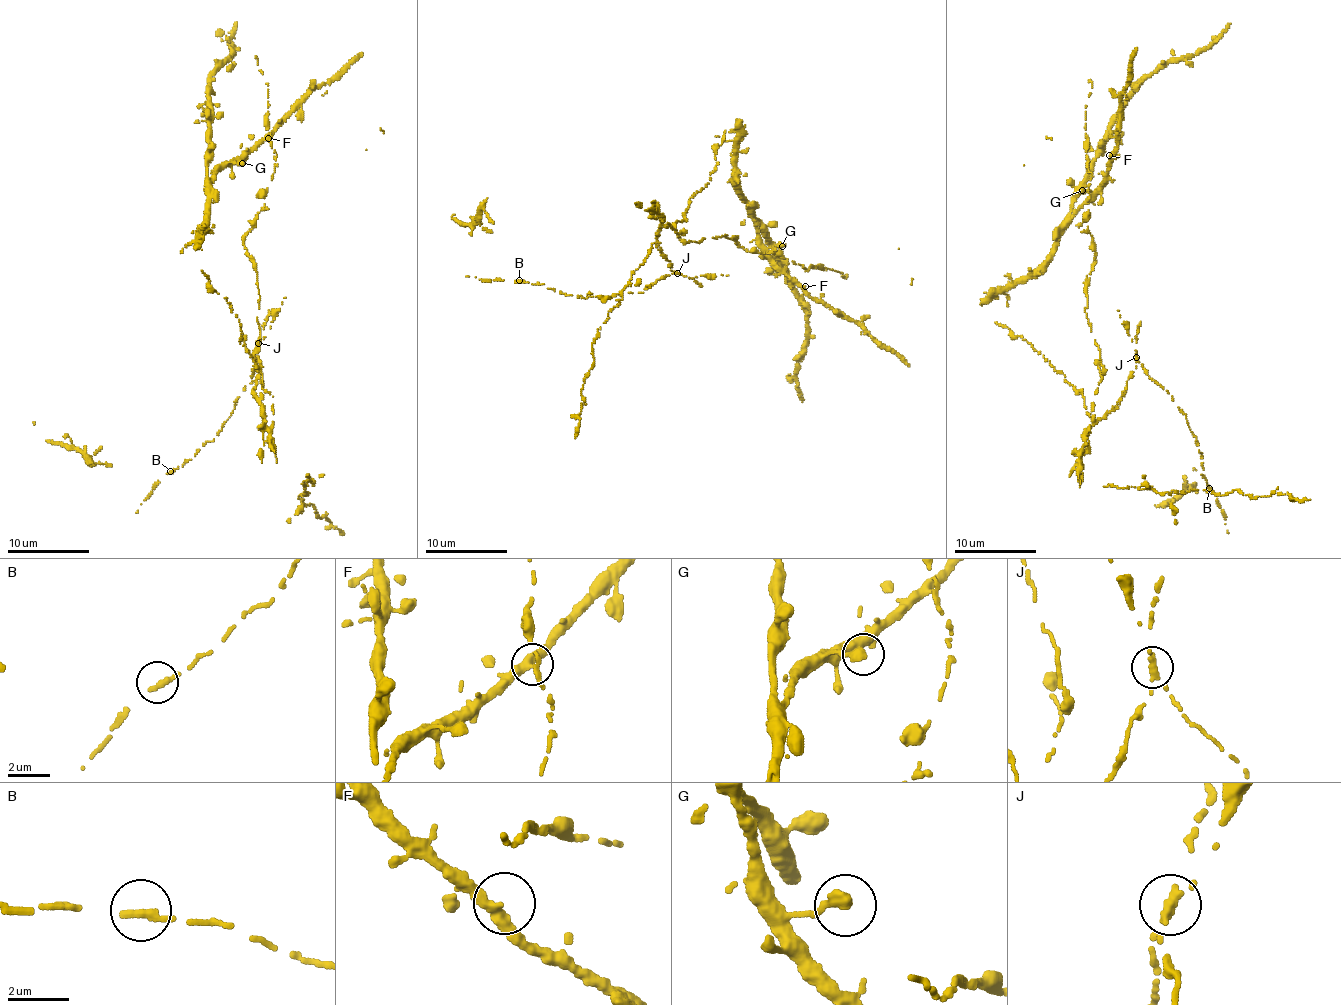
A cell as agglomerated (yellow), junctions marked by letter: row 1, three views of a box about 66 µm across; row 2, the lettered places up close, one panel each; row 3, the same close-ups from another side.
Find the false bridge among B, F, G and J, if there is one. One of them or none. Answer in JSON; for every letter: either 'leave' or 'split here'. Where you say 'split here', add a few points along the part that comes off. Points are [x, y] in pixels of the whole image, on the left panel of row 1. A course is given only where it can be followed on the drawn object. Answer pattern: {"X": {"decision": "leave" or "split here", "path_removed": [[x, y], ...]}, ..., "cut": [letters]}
{"B": {"decision": "leave"}, "F": {"decision": "leave"}, "G": {"decision": "leave"}, "J": {"decision": "split here", "path_removed": [[259, 343], [259, 399], [258, 283], [244, 237], [264, 206], [277, 155], [255, 56]]}, "cut": ["J"]}

